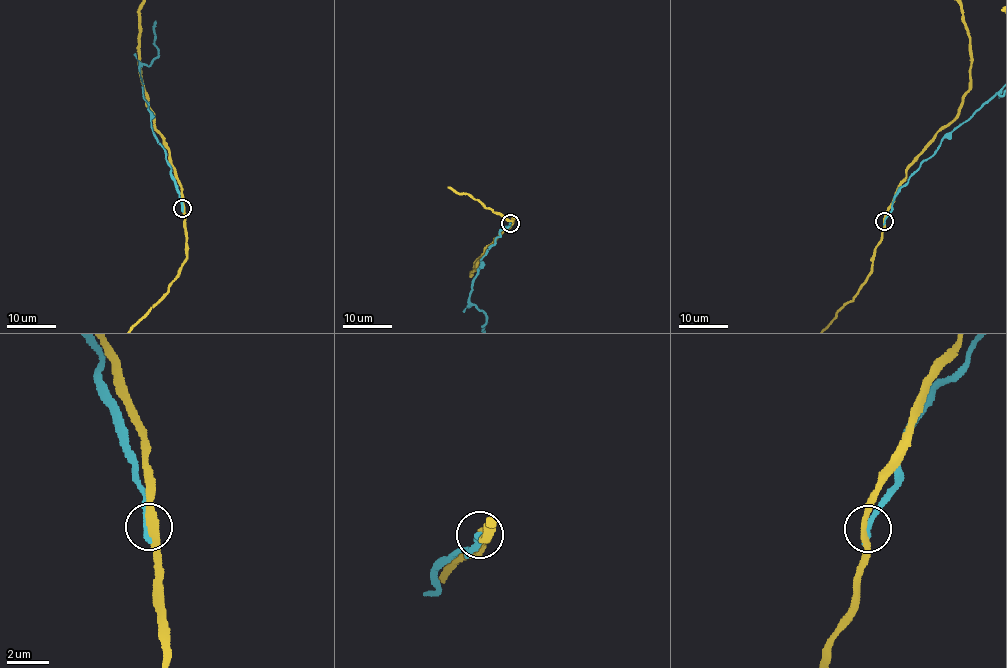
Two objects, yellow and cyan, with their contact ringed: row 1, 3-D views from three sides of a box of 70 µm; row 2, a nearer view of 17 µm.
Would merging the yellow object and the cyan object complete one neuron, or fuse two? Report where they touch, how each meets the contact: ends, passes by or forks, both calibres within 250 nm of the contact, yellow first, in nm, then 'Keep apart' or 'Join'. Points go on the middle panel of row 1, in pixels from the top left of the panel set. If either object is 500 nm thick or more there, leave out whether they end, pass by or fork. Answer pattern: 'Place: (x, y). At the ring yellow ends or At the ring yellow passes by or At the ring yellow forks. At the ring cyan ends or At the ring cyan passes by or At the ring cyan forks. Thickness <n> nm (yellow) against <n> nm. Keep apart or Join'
Place: (510, 223). At the ring yellow passes by. At the ring cyan ends. Thickness 320 nm (yellow) against 340 nm. Keep apart

